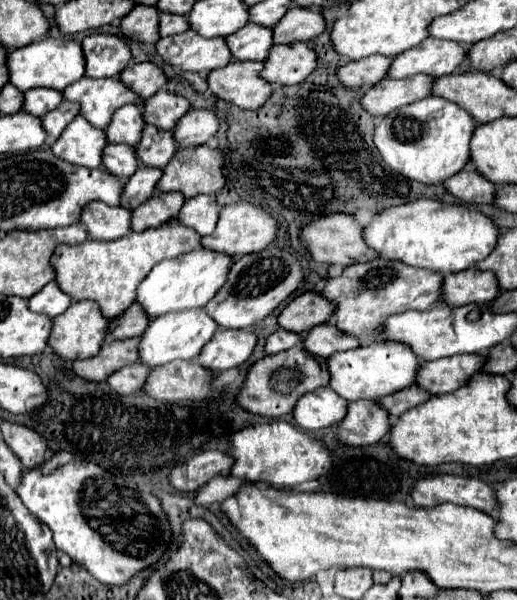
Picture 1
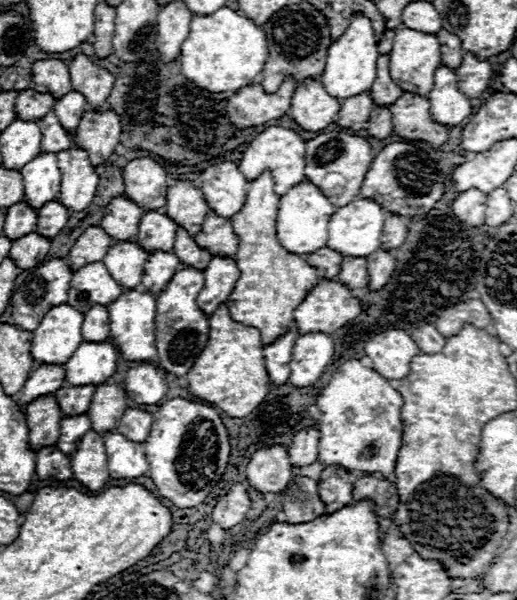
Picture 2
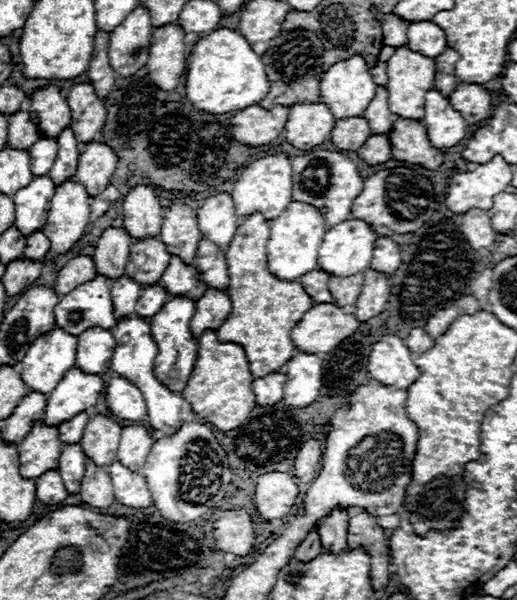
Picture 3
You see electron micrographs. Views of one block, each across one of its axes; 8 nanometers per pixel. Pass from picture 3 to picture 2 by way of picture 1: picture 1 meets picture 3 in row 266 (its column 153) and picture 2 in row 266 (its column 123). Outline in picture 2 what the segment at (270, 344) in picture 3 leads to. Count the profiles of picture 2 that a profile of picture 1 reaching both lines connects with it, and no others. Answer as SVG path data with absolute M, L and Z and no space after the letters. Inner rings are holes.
M264 170L250 186L246 194L244 208L232 216L232 226L238 236L236 264L240 278L232 296L228 298L230 316L236 322L260 330L262 344L272 344L278 336L288 332L294 326L294 308L304 300L308 288L318 282L316 270L298 254L288 252L280 246L276 238L276 214L278 214L280 196L274 192L274 180L268 170Z

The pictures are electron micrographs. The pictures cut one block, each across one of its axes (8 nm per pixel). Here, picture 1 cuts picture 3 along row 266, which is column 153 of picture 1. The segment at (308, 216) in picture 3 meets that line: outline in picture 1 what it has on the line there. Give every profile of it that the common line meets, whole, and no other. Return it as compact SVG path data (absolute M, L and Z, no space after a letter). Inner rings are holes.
M202 246L182 256L176 256L172 260L164 260L156 264L152 272L138 286L138 302L144 306L144 310L152 318L168 312L178 312L178 310L202 308L214 298L218 288L226 284L226 272L230 270L230 264L234 264L232 256L226 256L224 252L214 252L212 248L202 248Z

